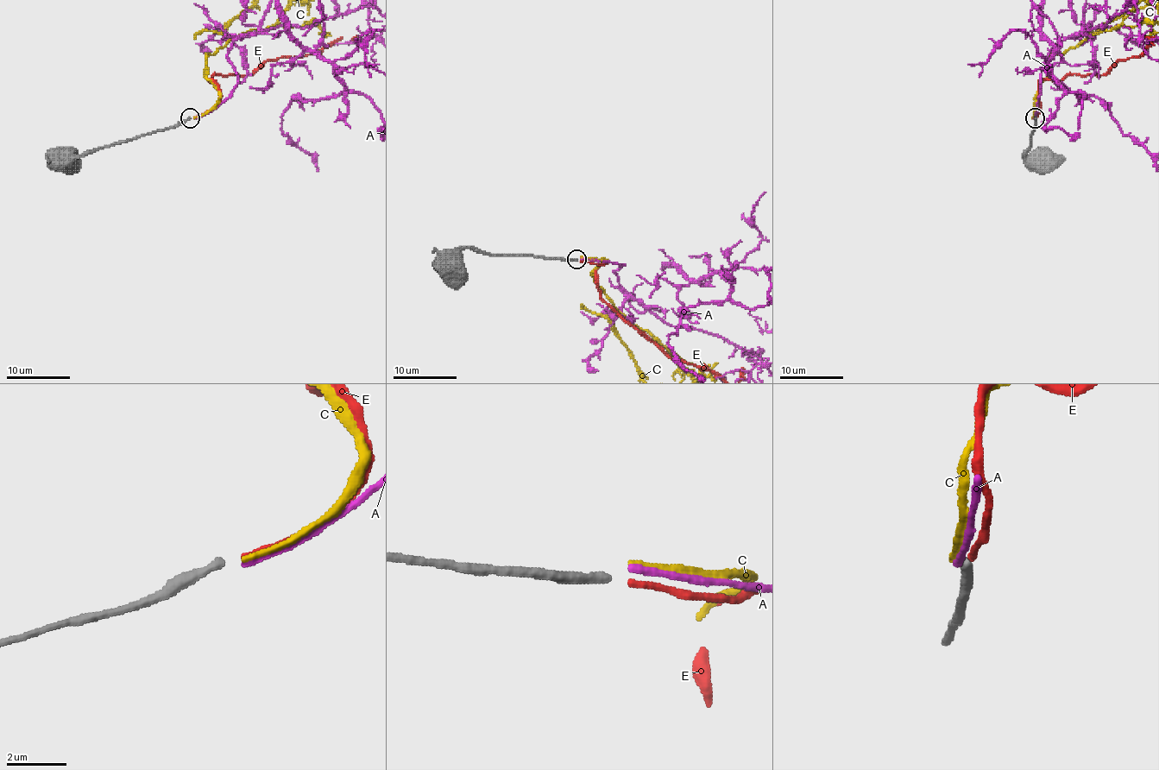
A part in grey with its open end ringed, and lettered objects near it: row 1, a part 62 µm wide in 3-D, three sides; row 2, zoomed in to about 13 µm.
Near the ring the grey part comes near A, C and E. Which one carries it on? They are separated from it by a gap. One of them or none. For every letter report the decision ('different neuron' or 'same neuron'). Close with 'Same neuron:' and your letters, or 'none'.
A: different neuron
C: different neuron
E: different neuron
Same neuron: none

